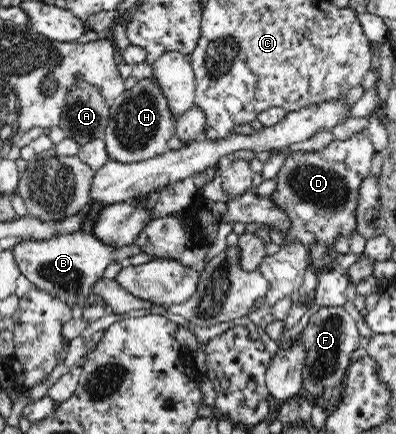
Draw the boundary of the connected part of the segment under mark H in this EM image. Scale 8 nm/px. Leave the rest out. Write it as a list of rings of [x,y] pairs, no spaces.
[[[154,77],[136,80],[130,89],[109,102],[109,116],[105,138],[109,160],[122,164],[142,162],[161,154],[170,148],[168,142],[176,137],[178,116],[171,113],[169,100],[154,81]]]

